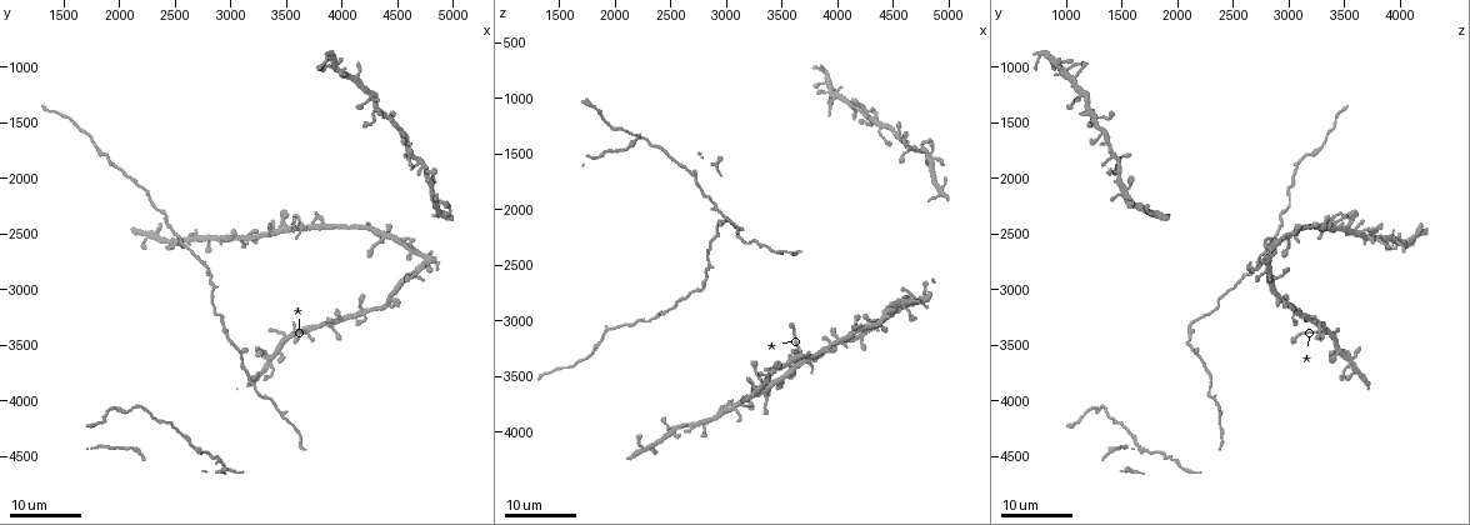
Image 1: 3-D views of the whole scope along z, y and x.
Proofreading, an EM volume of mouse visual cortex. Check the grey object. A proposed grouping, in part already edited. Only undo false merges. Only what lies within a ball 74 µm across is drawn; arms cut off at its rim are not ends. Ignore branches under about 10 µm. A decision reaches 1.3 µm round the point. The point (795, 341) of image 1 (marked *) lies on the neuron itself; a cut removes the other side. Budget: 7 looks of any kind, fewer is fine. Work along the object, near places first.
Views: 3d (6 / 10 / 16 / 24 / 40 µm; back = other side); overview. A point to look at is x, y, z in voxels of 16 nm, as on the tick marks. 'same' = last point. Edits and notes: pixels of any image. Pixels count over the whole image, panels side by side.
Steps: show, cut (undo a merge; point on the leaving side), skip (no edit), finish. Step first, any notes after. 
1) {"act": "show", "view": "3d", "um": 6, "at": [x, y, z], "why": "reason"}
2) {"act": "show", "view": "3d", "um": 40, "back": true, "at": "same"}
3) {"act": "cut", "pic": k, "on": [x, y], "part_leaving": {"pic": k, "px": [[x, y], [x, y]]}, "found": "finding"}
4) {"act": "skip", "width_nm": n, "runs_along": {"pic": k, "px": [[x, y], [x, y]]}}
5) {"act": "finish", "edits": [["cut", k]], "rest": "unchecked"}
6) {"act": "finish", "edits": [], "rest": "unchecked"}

{"act": "show", "view": "3d", "um": 16, "at": [2360, 2280, 2980]}

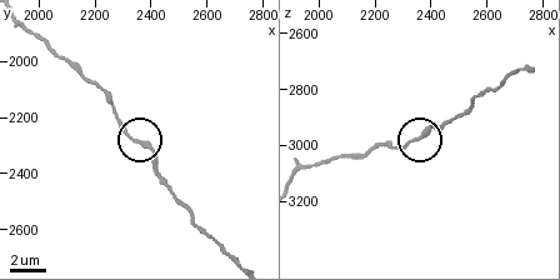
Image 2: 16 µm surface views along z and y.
{"act": "show", "view": "3d", "um": 6, "at": [2340, 2280, 2970]}

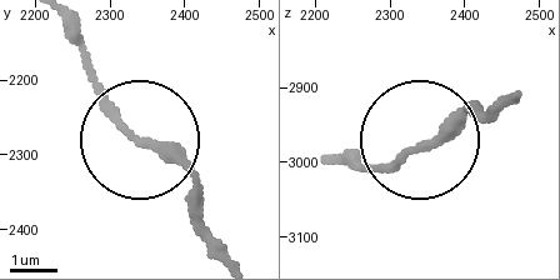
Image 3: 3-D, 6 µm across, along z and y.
{"act": "skip", "runs_along": {"pic": 3, "px": [[511, 99], [455, 119], [380, 171], [351, 171]]}, "found": "all the same neuron"}

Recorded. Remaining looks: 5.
{"act": "show", "view": "3d", "um": 16, "at": [2200, 2080, 3020], "why": "thin neck"}

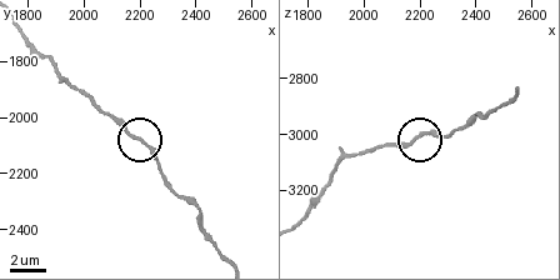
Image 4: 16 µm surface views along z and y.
{"act": "show", "view": "3d", "um": 6, "at": [2190, 2070, 3020]}

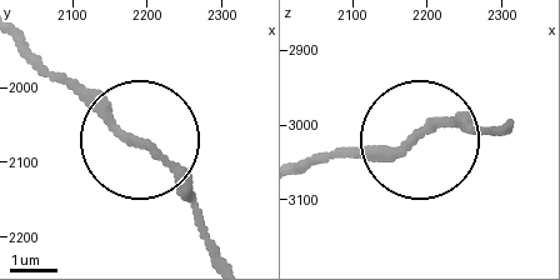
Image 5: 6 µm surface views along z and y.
{"act": "skip", "runs_along": {"pic": 5, "px": [[504, 125], [436, 125], [309, 158]]}, "found": "all the same neuron"}

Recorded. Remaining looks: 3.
{"act": "show", "view": "3d", "um": 16, "at": [3660, 3340, 3320], "why": "four arms meet"}

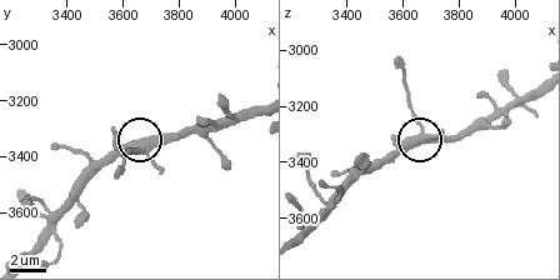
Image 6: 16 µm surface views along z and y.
{"act": "show", "view": "3d", "um": 10, "at": [3660, 3350, 3320]}

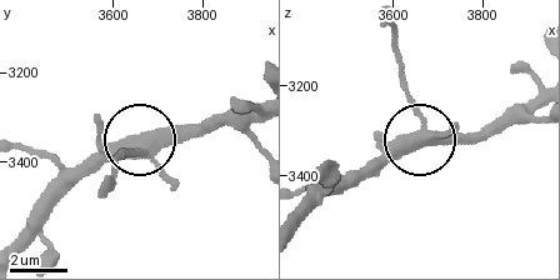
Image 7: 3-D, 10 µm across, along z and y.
{"act": "skip", "side_arm_um": 15, "runs_along": {"pic": 7, "px": [[401, 83], [420, 130], [368, 171]]}, "found": "all the same neuron"}

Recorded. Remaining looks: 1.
{"act": "finish", "edits": [], "rest": "unchecked"}

